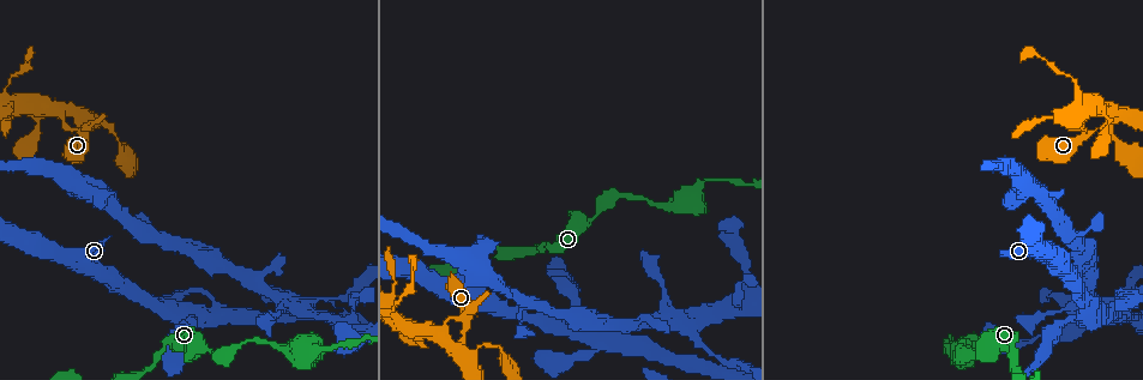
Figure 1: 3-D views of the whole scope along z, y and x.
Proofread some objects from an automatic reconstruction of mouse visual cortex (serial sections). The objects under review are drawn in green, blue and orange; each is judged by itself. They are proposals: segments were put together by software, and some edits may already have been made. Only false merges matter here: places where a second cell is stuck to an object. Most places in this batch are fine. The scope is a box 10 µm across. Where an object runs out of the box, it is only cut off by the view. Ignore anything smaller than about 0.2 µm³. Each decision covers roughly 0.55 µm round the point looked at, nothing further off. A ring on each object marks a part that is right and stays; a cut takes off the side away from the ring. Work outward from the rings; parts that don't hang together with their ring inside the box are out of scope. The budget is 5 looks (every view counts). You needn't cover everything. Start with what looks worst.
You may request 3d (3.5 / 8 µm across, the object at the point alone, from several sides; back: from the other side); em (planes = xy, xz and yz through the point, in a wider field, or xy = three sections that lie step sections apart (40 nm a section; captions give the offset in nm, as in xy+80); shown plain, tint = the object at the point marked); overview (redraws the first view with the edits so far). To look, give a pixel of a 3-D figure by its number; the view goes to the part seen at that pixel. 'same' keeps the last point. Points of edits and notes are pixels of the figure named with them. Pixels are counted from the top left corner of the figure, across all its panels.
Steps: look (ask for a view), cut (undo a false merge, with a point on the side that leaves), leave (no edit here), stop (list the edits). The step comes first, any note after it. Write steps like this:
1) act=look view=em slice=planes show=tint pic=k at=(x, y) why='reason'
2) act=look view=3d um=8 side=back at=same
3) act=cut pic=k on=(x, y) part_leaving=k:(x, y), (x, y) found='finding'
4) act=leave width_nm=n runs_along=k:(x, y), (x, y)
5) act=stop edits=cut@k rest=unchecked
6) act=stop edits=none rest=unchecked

act=look view=3d um=3.5 pic=1 at=(1115, 115) why='narrows sharply'

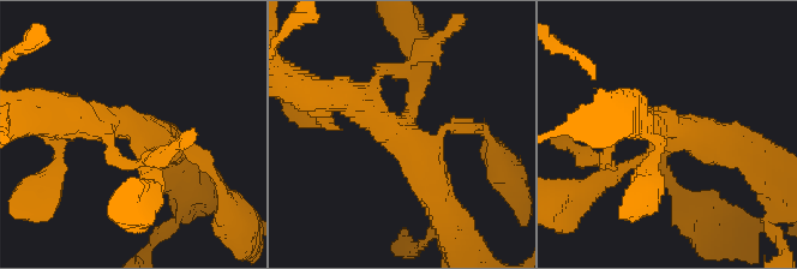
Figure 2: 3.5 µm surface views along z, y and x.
act=look view=em slice=xy step=1 show=tint pic=2 at=(139, 136) arms=4 arm_widths_nm=150,200,400,500

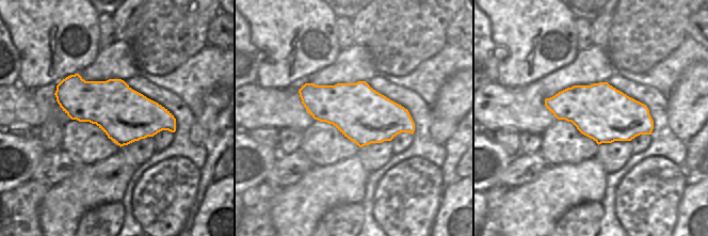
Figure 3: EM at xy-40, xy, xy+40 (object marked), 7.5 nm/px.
act=leave found='all the same cell'

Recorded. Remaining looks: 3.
act=look view=3d um=8 pic=1 at=(183, 315)

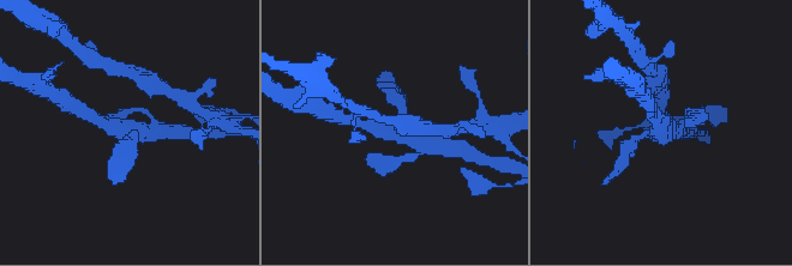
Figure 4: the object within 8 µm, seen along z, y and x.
act=look view=3d um=3.5 at=same

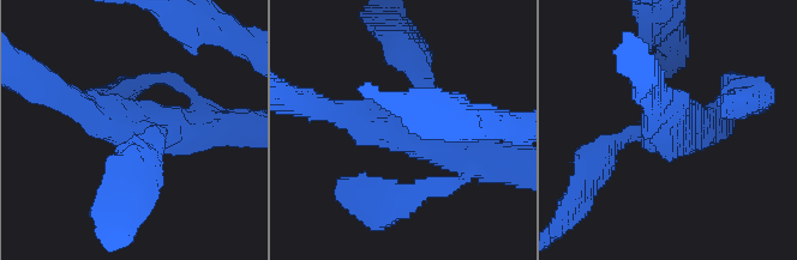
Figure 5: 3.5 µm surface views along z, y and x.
act=look view=em slice=xy step=3 show=tint pic=5 at=(138, 131) arms=3 arm_widths_nm=200,300,450 why='now the EM'

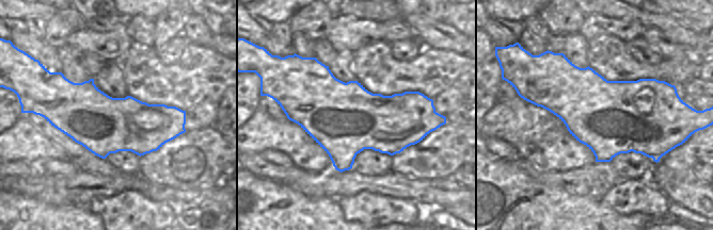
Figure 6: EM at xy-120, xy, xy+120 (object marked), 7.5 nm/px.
act=leave width_nm=550 runs_along=5:(339, 113), (405, 122), (475, 159) found='all the same cell'

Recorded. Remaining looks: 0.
act=stop edits=none rest=unchecked

